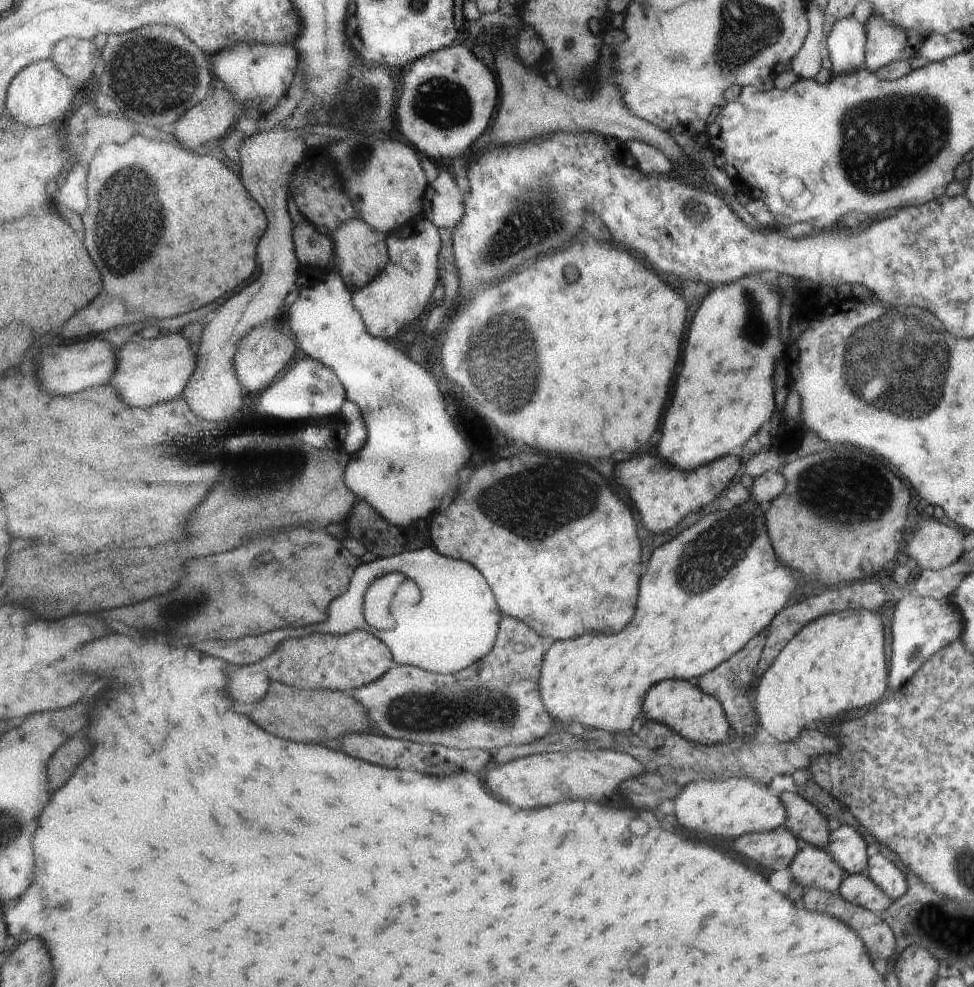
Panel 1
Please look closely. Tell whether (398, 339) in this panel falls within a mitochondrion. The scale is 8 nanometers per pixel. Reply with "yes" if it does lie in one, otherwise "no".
no

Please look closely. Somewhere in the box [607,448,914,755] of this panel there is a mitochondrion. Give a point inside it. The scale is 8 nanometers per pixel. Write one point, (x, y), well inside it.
(704, 562)

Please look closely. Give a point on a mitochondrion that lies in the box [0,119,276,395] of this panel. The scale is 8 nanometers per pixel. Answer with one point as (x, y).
(137, 220)

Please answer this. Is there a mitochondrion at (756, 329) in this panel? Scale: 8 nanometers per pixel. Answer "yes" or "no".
yes

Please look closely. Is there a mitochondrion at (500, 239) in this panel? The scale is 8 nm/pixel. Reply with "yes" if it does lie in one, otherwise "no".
yes

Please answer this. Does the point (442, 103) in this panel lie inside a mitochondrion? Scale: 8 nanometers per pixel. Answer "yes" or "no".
yes

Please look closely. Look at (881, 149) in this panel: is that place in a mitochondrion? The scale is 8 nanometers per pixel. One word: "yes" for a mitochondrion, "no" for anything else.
yes

